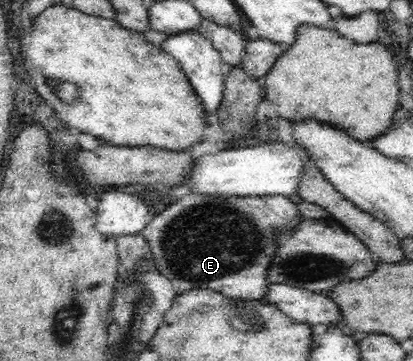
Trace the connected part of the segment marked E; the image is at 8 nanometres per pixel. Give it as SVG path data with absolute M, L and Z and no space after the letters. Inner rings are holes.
M186 191L182 193L187 195L177 203L171 203L147 223L149 227L144 233L160 273L172 281L177 293L209 287L239 299L264 300L275 304L293 321L310 326L323 324L331 328L344 321L344 313L341 306L327 294L333 293L338 285L361 281L378 270L380 261L362 239L332 218L305 218L298 201L293 201L289 196L223 197Z

